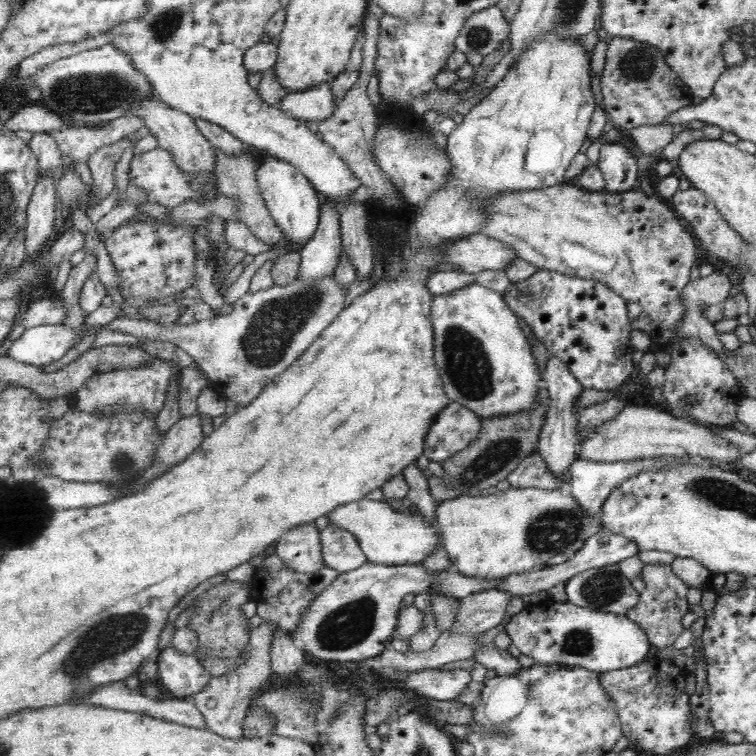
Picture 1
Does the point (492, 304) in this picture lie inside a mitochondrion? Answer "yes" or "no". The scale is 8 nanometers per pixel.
no

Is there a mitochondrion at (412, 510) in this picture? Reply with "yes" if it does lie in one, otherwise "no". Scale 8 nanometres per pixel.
no

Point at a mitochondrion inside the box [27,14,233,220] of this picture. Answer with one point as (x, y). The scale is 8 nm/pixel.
(83, 92)

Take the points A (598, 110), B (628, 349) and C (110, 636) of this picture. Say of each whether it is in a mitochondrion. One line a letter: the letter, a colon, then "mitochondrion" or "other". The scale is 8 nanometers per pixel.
A: other
B: other
C: mitochondrion

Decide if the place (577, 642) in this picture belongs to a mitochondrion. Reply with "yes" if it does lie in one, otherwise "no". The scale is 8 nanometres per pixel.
yes

